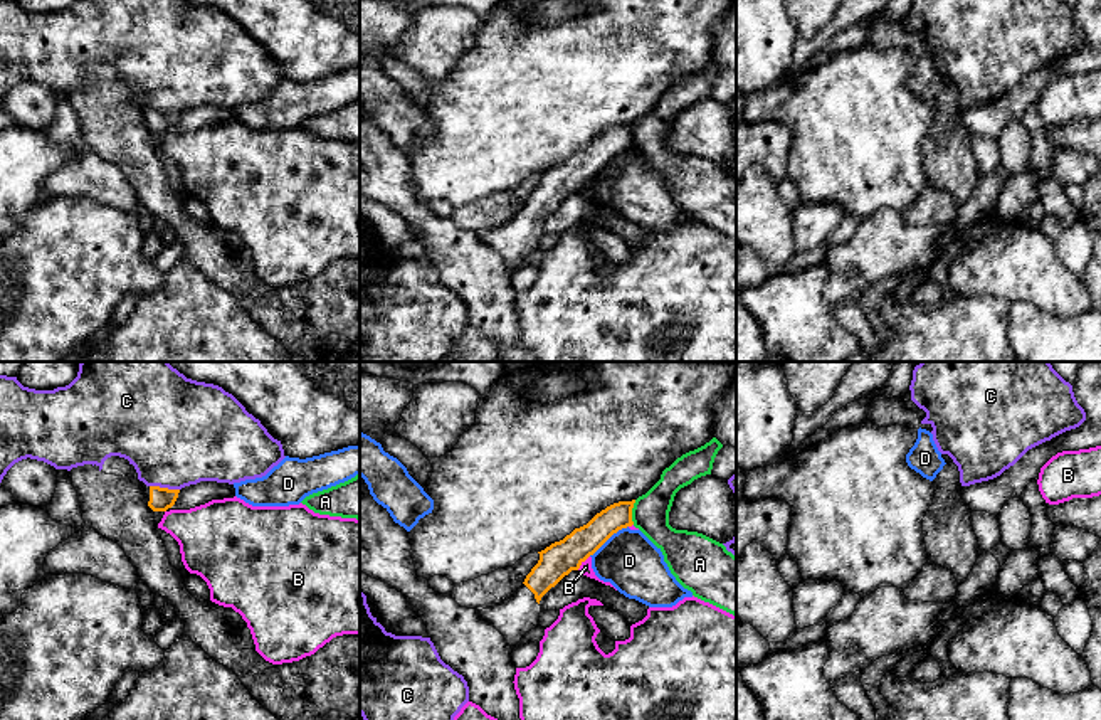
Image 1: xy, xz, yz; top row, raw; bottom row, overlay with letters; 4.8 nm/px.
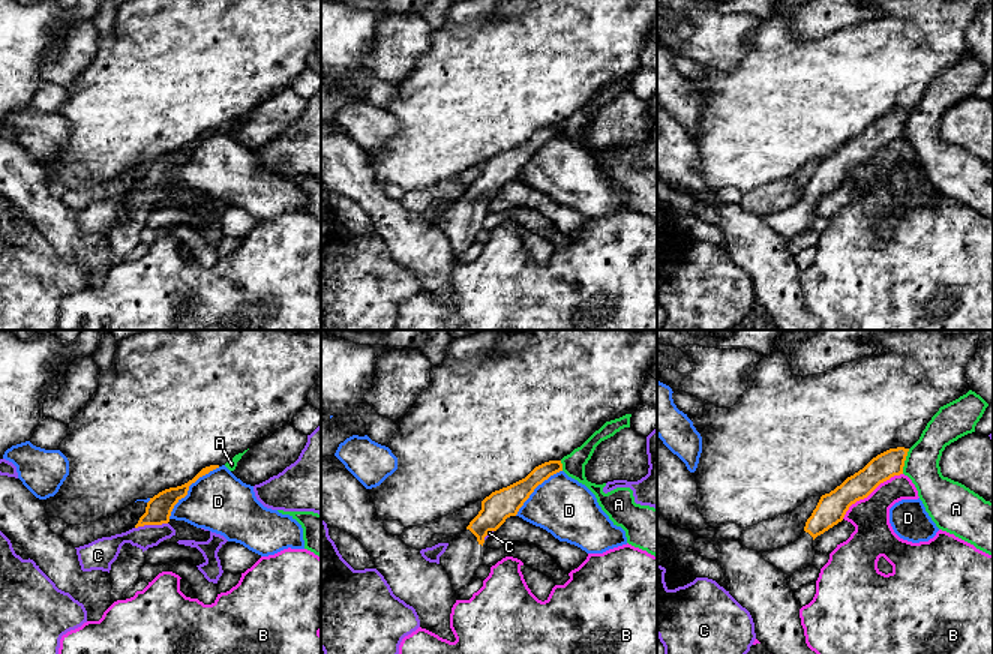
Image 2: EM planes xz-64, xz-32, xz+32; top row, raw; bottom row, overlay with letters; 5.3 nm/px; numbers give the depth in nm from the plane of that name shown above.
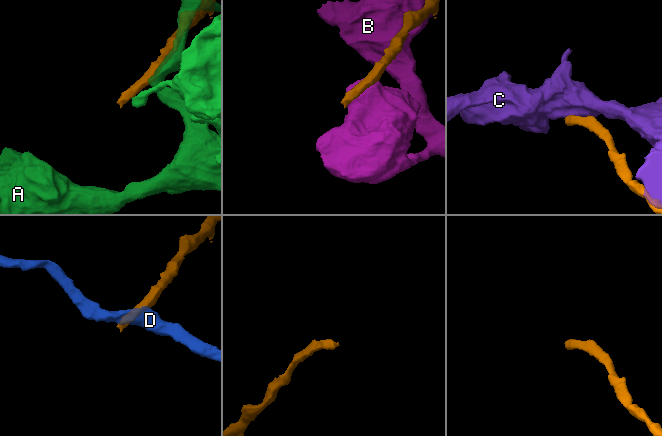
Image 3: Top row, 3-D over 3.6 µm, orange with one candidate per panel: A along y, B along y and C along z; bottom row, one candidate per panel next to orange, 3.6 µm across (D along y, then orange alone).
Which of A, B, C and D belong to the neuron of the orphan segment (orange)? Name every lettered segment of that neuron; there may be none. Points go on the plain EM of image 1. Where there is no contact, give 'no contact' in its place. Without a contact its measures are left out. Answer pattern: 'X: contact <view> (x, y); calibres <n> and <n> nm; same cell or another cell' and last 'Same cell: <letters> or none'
A: contact xz (631, 135); calibres 140 and 180 nm; another cell
B: contact xz (584, 184); calibres 160 and 60 nm; another cell
C: contact xy (165, 111); calibres 110 and 480 nm; another cell
D: contact xz (607, 162); calibres 160 and 280 nm; another cell
Same cell: none

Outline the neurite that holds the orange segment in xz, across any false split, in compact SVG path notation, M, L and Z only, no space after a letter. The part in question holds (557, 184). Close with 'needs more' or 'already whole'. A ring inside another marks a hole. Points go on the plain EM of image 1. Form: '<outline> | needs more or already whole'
M635 123L607 130L587 148L538 175L540 183L523 209L508 224L482 232L482 242L494 249L509 269L521 269L521 261L540 247L541 220L572 193L578 193L614 156L634 148L634 126Z | needs more

